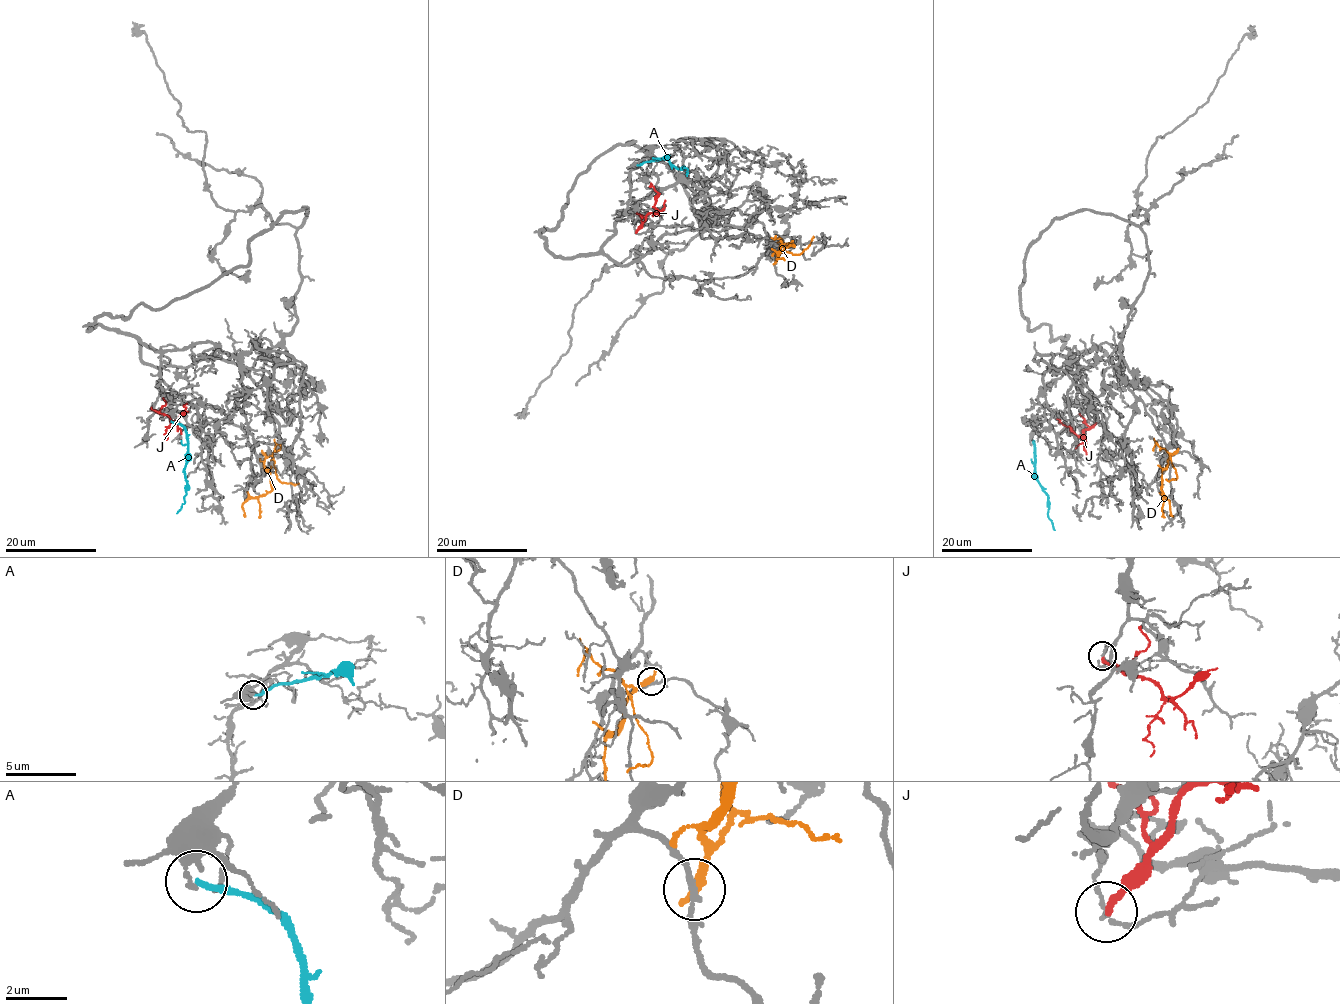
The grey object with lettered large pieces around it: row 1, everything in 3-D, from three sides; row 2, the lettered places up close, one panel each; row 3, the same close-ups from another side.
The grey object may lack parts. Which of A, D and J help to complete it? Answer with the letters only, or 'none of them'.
none of them

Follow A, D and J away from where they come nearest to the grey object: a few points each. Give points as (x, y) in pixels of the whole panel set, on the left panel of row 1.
A: (170, 421), (185, 429), (187, 457), (183, 504), (177, 513)
D: (263, 454), (271, 490), (244, 502), (245, 517)
J: (151, 407), (174, 423), (187, 412), (184, 405), (186, 403)

